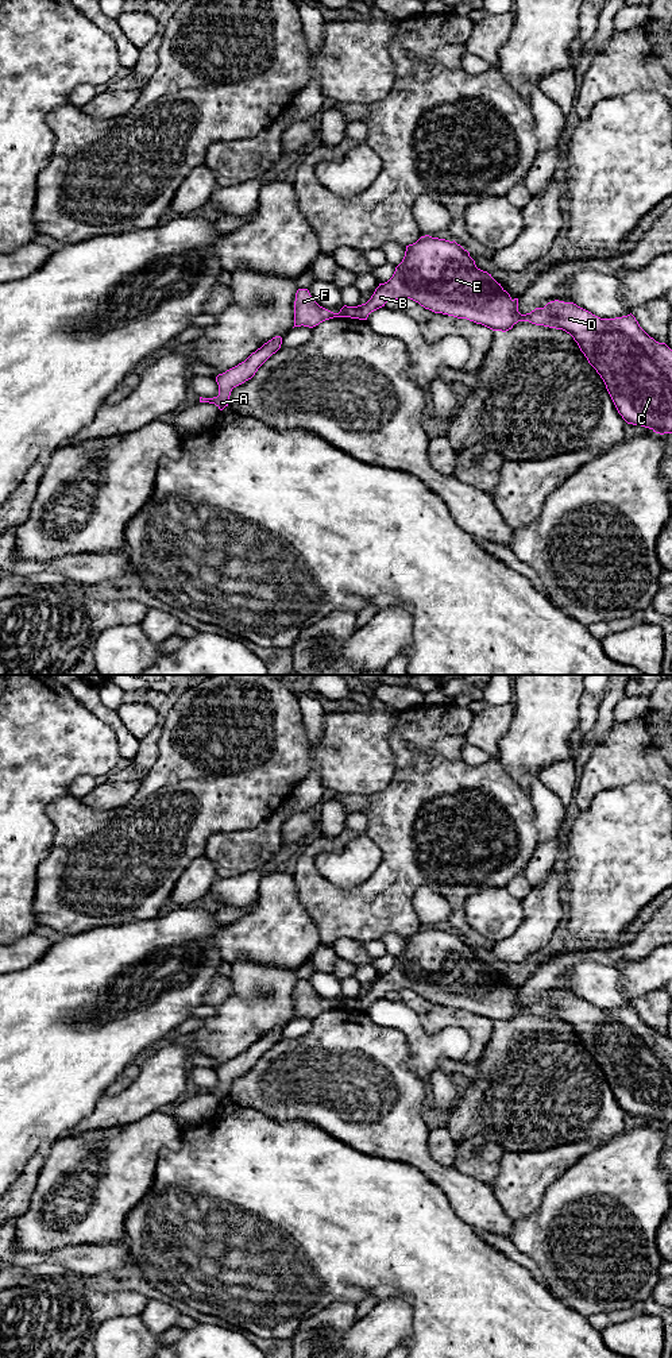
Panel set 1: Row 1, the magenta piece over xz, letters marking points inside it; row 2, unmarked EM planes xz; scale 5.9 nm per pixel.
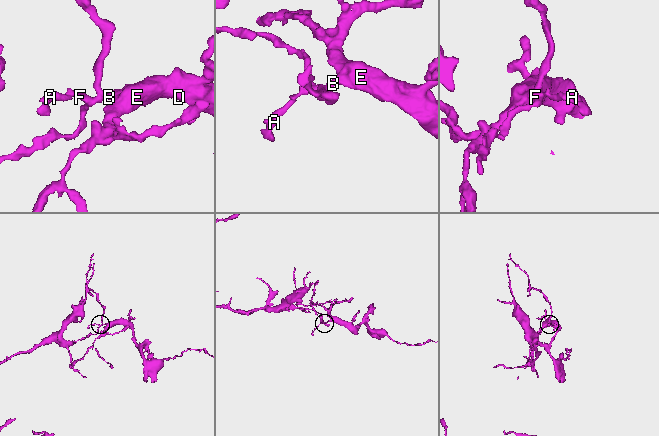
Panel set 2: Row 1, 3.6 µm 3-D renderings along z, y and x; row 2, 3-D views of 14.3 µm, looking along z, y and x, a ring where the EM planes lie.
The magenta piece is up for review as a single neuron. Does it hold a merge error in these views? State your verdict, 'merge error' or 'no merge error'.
merge error

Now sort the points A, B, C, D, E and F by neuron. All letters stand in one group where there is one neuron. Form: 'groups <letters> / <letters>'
groups A F / B C D E

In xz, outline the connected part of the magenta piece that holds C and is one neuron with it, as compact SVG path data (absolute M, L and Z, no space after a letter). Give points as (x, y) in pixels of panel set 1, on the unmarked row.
M429 926L406 937L405 948L395 958L393 968L387 973L379 975L371 989L366 995L358 996L356 1002L360 1011L367 1011L371 1003L385 998L387 992L401 989L410 989L435 1004L467 1010L493 1022L506 1023L518 1012L563 1021L573 1029L588 1054L600 1066L618 1104L627 1115L641 1116L660 1126L672 1124L672 1041L665 1034L659 1034L650 1029L632 1004L615 1010L600 1010L573 994L555 991L544 999L536 999L530 1004L521 1006L518 989L513 991L491 965L478 960L467 941L455 931L449 933Z

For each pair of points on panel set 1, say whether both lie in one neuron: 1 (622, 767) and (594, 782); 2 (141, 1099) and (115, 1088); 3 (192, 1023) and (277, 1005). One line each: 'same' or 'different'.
1: same
2: different
3: different

